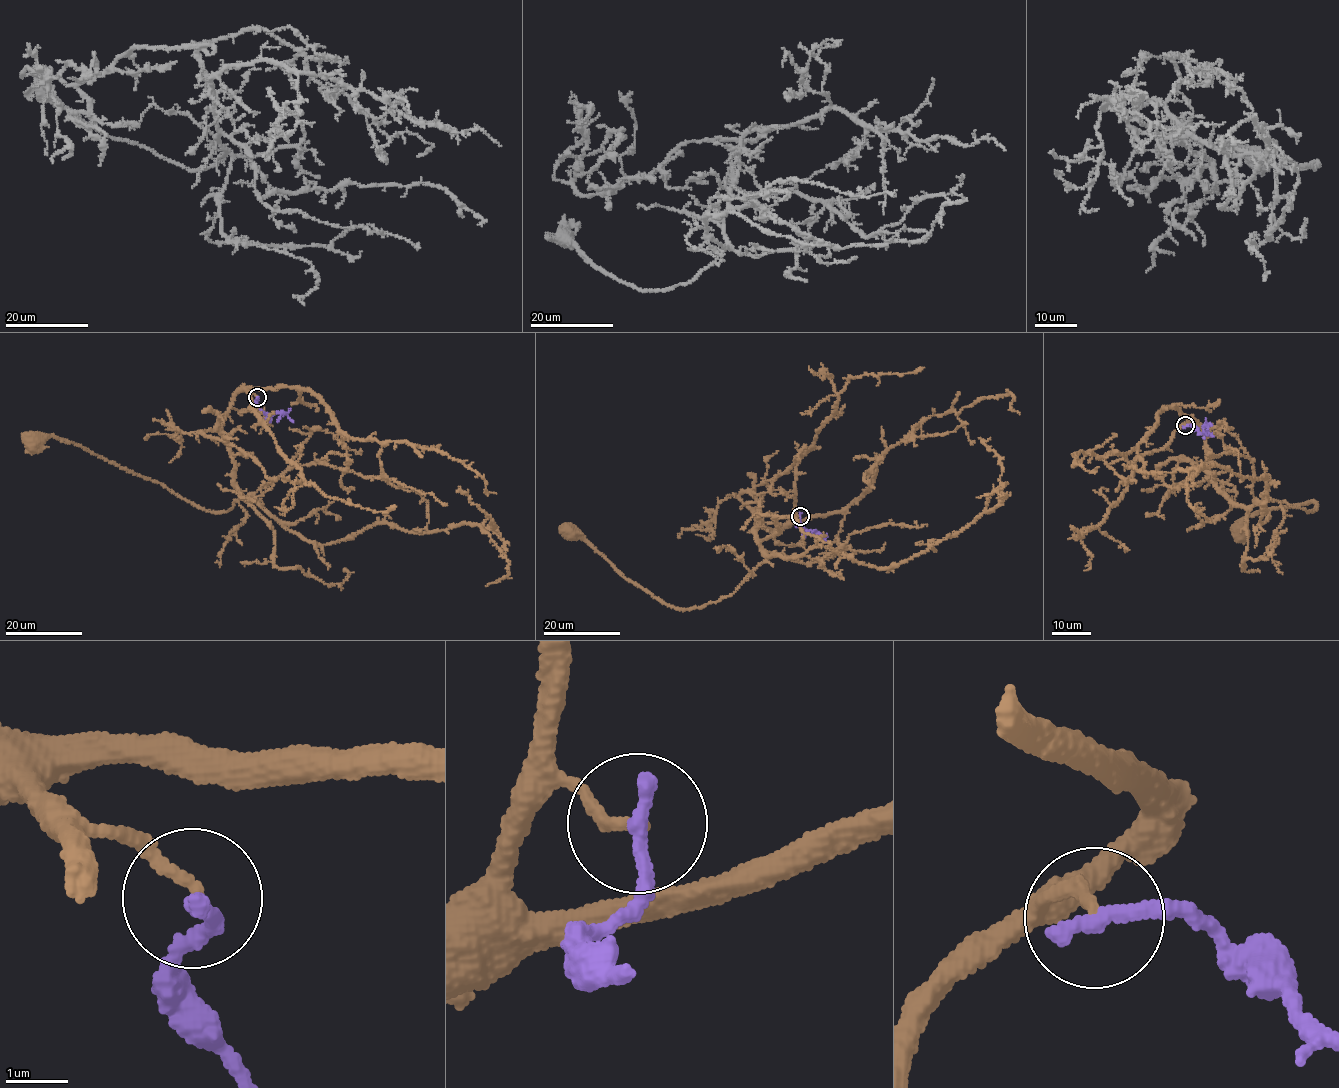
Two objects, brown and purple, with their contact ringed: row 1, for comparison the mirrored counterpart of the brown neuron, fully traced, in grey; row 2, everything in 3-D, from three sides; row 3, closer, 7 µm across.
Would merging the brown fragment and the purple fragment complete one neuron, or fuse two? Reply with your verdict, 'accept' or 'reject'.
reject

